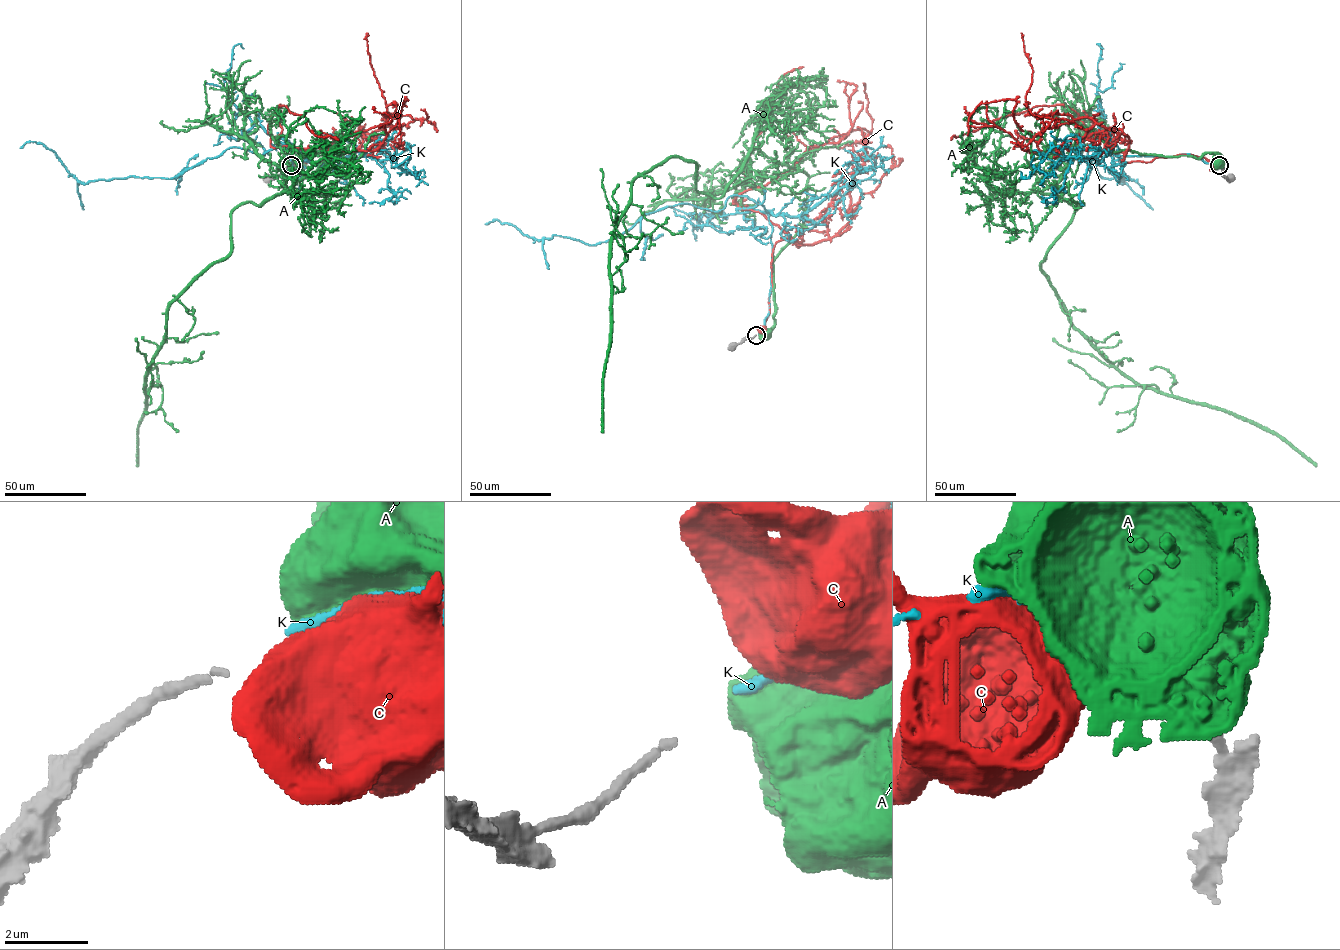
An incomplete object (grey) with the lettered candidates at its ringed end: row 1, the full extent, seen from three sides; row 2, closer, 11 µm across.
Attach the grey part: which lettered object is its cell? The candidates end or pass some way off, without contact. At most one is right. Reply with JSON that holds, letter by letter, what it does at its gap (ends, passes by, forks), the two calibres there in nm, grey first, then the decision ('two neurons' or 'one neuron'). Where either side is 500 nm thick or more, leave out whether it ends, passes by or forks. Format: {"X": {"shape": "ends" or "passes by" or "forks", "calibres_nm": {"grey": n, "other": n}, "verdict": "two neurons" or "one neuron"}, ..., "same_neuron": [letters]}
{"A": {"calibres_nm": {"grey": 180, "other": 850}, "verdict": "two neurons"}, "C": {"calibres_nm": {"grey": 180, "other": 750}, "verdict": "two neurons"}, "K": {"shape": "ends", "calibres_nm": {"grey": 180, "other": 280}, "verdict": "one neuron"}, "same_neuron": ["K"]}

